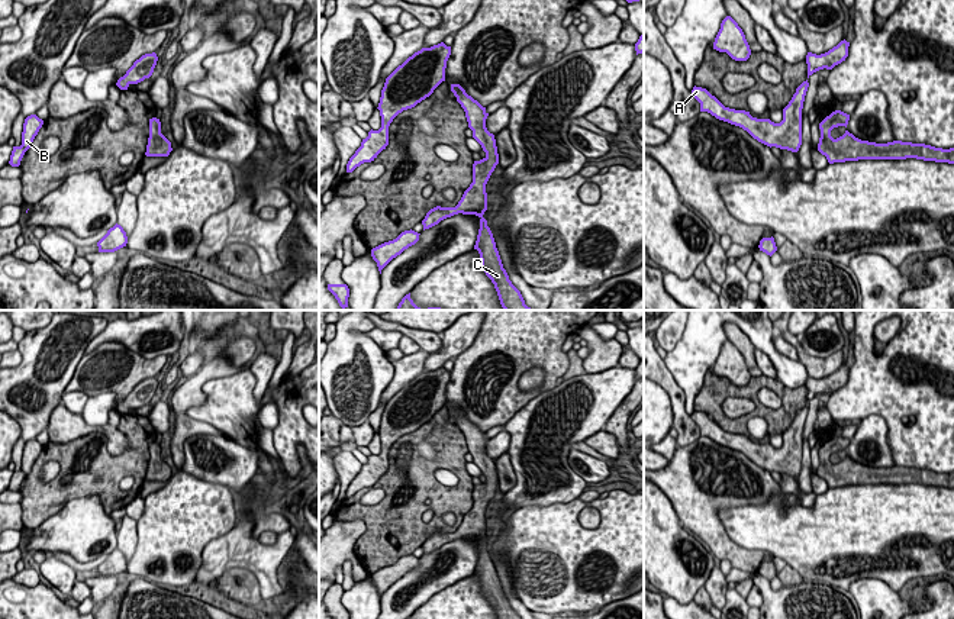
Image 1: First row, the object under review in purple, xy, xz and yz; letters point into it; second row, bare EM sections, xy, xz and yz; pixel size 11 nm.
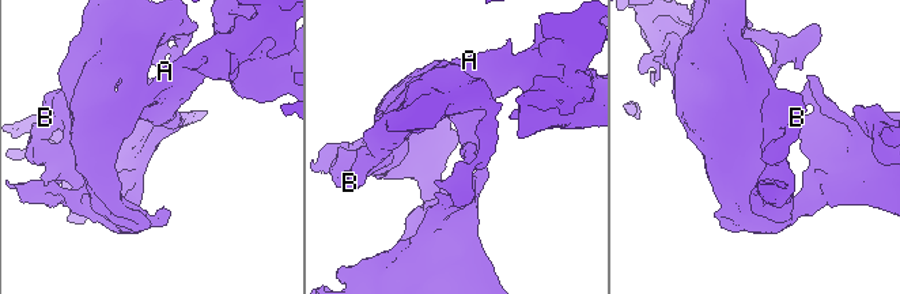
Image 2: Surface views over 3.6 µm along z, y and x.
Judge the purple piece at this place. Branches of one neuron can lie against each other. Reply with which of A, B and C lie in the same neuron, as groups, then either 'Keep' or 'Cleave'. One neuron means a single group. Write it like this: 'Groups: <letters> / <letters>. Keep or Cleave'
Groups: A B C. Keep

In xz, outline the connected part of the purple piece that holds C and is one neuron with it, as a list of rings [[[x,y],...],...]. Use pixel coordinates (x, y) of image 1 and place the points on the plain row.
[[[451,409],[451,416],[464,433],[468,452],[473,455],[473,462],[481,470],[486,481],[480,486],[474,486],[473,507],[464,516],[458,529],[455,532],[436,531],[431,533],[422,545],[423,555],[458,538],[478,541],[480,554],[474,574],[477,574],[480,578],[483,596],[494,609],[497,619],[520,619],[503,593],[493,558],[487,551],[487,545],[483,542],[484,536],[487,535],[486,509],[499,489],[494,460],[486,452],[489,438],[486,436],[486,432],[468,420],[460,409]]]

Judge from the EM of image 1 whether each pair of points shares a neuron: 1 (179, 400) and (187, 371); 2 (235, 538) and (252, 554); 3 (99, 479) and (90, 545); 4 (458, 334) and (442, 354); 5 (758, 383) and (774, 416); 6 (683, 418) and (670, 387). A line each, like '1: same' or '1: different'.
1: different
2: same
3: different
4: same
5: same
6: same

